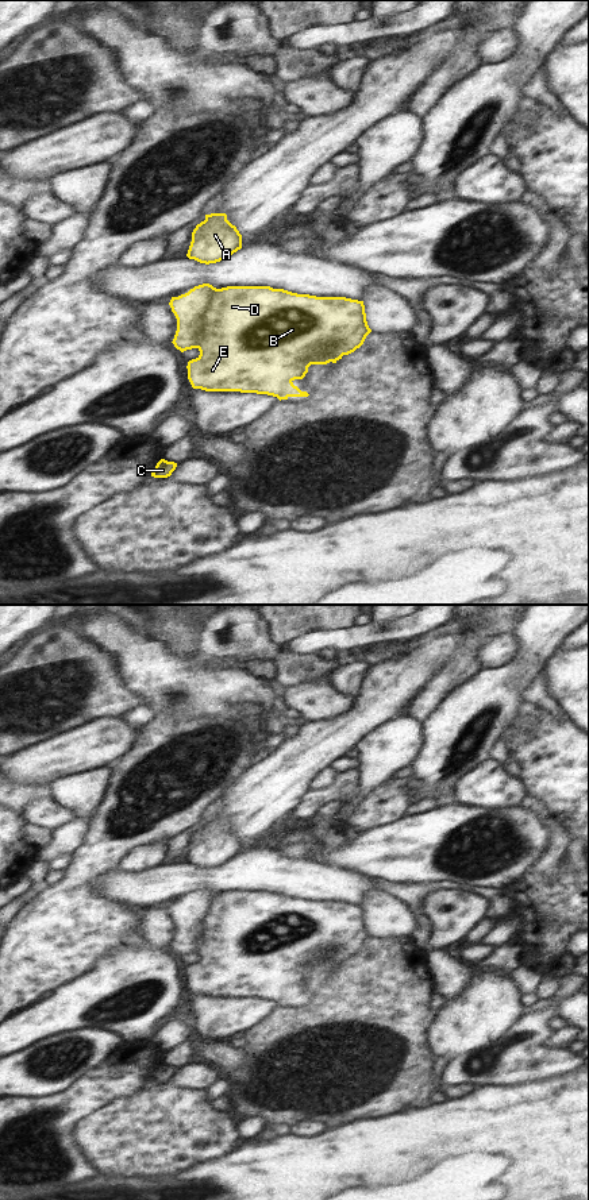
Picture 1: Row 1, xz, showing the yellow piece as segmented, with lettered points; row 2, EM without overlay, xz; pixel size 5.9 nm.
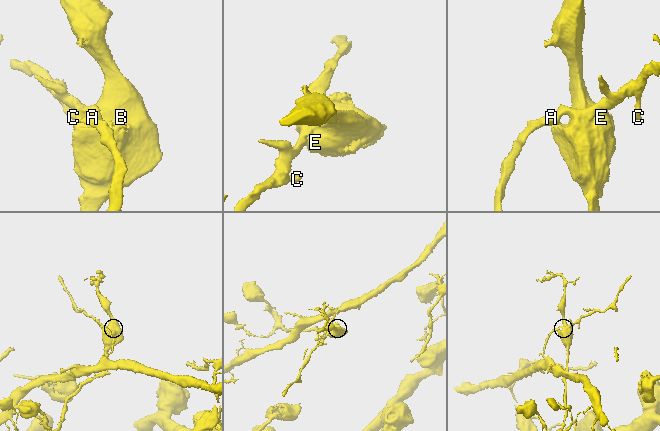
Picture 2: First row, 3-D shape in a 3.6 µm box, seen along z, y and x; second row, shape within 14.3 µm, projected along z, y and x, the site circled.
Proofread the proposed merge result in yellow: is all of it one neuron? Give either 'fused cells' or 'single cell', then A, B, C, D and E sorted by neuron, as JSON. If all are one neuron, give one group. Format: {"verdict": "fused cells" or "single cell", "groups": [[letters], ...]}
{"verdict": "fused cells", "groups": [["A", "C"], ["B", "D", "E"]]}

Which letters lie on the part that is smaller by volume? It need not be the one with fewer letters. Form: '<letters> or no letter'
A, C

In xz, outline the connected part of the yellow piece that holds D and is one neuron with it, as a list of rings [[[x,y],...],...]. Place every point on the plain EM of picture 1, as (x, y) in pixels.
[[[227,891],[219,894],[213,900],[209,914],[205,919],[205,931],[200,946],[200,960],[196,964],[188,966],[188,984],[193,993],[201,993],[205,996],[240,996],[240,998],[257,998],[267,999],[281,1004],[289,1002],[308,1002],[307,996],[301,996],[293,989],[294,984],[303,984],[308,977],[311,969],[327,969],[330,966],[336,968],[343,960],[349,960],[359,953],[366,941],[372,937],[366,926],[363,906],[351,904],[346,902],[316,902],[309,899],[297,899],[284,894],[273,894],[270,891]]]

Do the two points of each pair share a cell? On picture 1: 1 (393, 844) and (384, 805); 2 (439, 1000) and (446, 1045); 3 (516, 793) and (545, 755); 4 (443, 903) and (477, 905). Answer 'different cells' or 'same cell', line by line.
1: different cells
2: different cells
3: different cells
4: same cell

